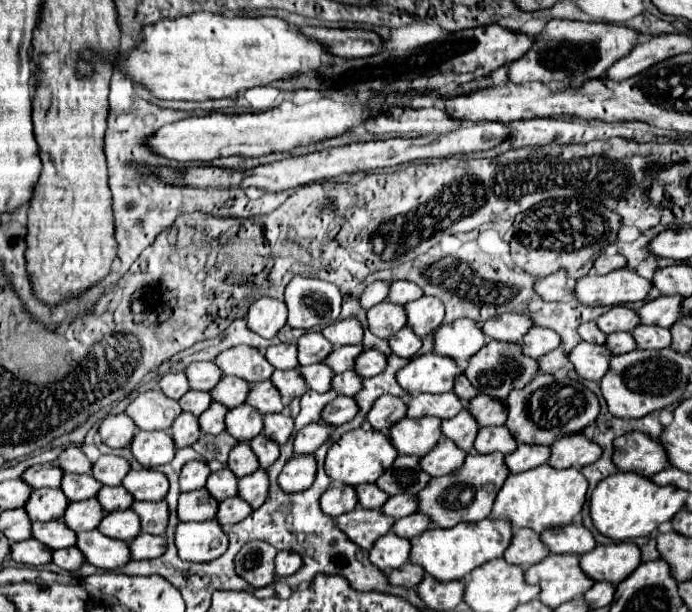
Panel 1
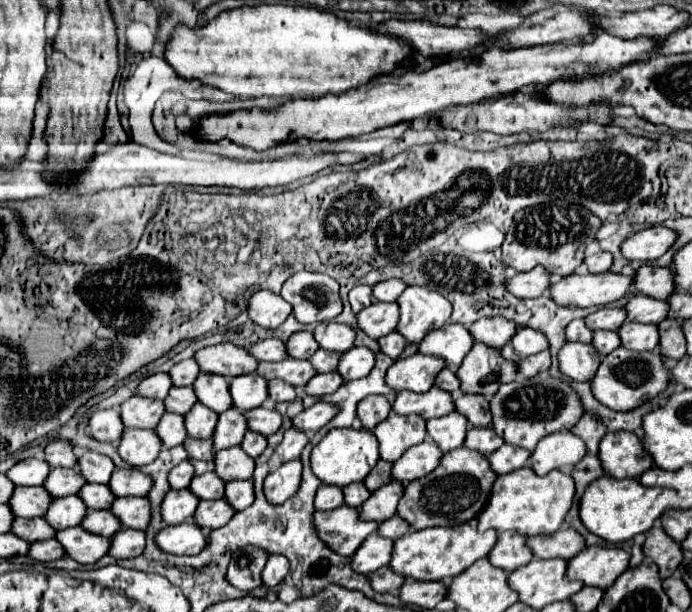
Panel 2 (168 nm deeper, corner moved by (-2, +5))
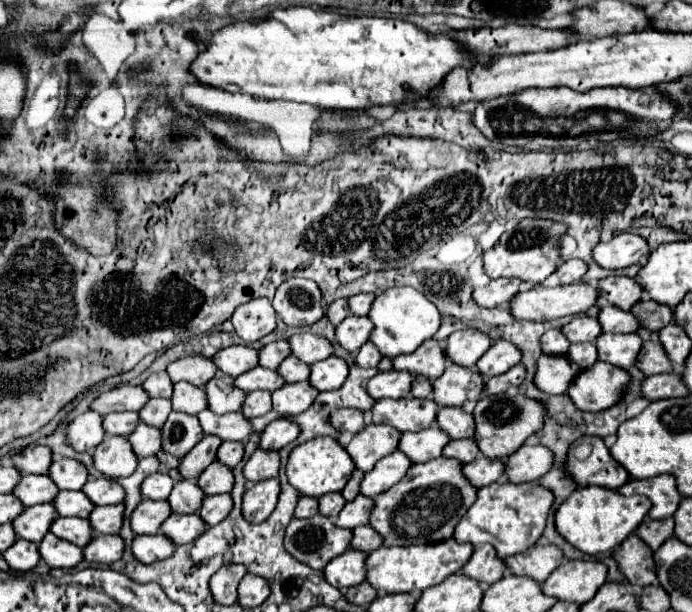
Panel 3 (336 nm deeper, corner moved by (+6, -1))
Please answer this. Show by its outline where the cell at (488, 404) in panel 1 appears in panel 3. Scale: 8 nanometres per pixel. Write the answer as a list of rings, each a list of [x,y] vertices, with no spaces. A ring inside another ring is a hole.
[[[440,408],[436,414],[436,422],[450,440],[474,436],[474,418],[462,408]]]

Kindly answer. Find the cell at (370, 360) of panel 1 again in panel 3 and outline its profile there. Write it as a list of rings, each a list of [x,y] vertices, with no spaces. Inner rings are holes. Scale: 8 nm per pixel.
[[[330,356],[322,362],[316,362],[310,366],[310,378],[308,382],[318,390],[318,392],[324,392],[324,390],[336,390],[344,384],[346,380],[346,362],[336,358],[336,356]]]

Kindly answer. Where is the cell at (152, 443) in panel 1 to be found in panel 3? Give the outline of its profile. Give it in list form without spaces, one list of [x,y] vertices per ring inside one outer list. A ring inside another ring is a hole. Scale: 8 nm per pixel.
[[[104,436],[104,440],[96,446],[94,454],[94,468],[102,472],[106,478],[124,478],[136,470],[138,458],[134,456],[128,438]]]

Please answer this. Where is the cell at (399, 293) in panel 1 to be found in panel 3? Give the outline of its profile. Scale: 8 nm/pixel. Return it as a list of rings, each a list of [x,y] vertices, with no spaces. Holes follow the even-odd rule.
[[[356,294],[348,298],[348,310],[354,316],[366,316],[366,312],[370,310],[370,300],[374,300],[374,294]]]

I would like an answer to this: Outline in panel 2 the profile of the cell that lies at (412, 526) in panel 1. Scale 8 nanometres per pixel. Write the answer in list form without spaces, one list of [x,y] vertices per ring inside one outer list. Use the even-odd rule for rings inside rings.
[[[394,516],[386,522],[380,522],[380,528],[378,528],[378,534],[386,536],[386,538],[400,538],[404,534],[408,534],[412,530],[412,526],[408,522],[404,522],[404,518],[400,516]]]

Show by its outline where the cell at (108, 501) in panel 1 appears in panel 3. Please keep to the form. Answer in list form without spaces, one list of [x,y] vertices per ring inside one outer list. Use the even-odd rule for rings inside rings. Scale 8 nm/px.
[[[58,492],[52,500],[52,506],[58,512],[58,516],[78,516],[78,518],[90,516],[94,508],[94,504],[90,504],[84,492]]]

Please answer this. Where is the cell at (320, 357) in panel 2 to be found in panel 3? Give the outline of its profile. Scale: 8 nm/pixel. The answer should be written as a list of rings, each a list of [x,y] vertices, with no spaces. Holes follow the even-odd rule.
[[[288,356],[276,370],[286,382],[302,382],[306,376],[310,376],[308,364],[302,364],[300,360],[294,360],[294,356]]]

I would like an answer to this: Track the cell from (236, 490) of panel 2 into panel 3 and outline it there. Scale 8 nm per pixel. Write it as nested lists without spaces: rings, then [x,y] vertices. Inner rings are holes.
[[[226,494],[226,496],[204,496],[204,502],[202,502],[198,516],[204,520],[204,524],[216,526],[218,522],[222,522],[228,516],[230,508],[232,508],[230,494]]]

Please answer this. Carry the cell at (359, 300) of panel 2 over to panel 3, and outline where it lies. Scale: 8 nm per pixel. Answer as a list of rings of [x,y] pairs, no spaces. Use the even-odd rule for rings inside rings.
[[[344,298],[332,302],[332,304],[328,306],[328,310],[326,310],[326,318],[328,318],[330,324],[334,324],[334,326],[338,326],[340,320],[342,320],[346,314],[348,314],[348,308],[346,308],[346,300],[344,300]]]

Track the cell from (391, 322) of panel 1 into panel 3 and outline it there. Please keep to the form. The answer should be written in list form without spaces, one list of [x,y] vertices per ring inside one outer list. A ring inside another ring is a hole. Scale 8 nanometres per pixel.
[[[346,316],[336,326],[336,340],[348,352],[356,352],[364,342],[368,342],[368,336],[370,320],[366,320],[366,316]]]

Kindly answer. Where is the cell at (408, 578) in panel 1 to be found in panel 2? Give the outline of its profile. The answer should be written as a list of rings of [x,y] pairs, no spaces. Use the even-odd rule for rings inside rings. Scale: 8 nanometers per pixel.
[[[390,566],[370,574],[370,582],[376,592],[398,592],[400,586],[404,584],[404,580],[406,578],[402,578],[402,574],[394,572]]]

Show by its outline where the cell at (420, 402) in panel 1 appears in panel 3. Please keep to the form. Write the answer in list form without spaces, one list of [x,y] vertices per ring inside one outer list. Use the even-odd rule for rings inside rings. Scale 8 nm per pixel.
[[[398,398],[398,400],[378,400],[372,406],[372,422],[388,424],[398,432],[418,432],[430,428],[436,420],[438,406],[434,400],[420,398]]]

